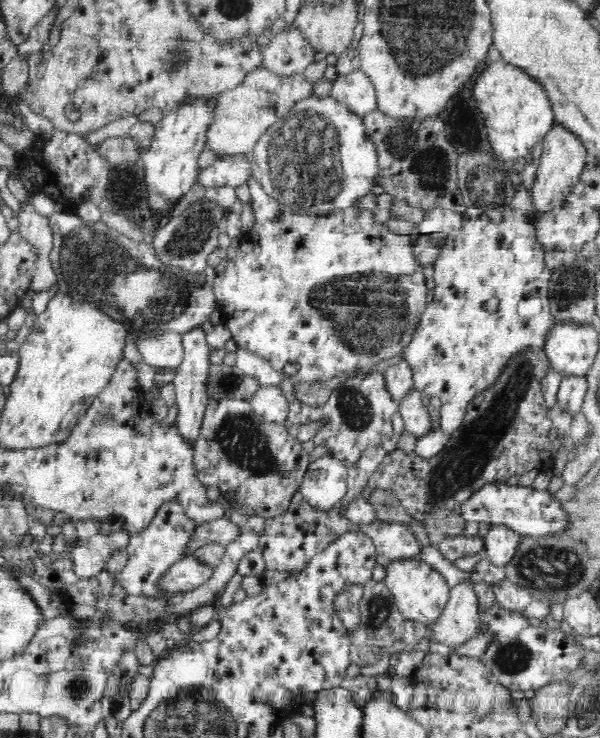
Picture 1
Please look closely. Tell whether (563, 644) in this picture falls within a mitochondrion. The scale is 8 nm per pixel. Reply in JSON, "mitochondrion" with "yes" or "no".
{"mitochondrion":"no"}

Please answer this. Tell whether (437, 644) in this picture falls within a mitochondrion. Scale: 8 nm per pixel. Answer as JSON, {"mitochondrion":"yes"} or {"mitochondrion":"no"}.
{"mitochondrion":"no"}

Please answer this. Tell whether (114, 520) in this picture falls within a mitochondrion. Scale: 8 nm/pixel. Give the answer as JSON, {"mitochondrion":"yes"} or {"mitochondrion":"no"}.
{"mitochondrion":"no"}

